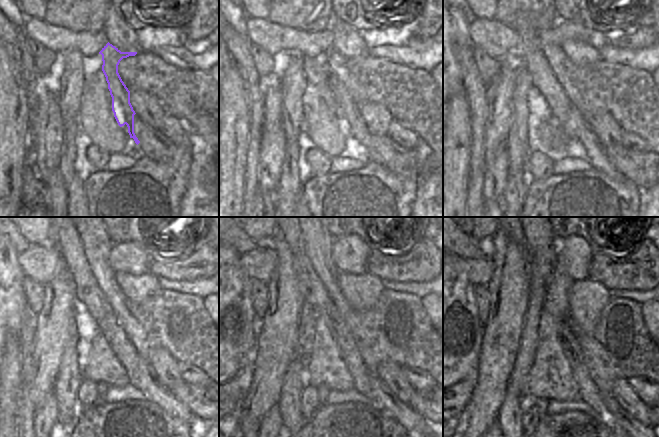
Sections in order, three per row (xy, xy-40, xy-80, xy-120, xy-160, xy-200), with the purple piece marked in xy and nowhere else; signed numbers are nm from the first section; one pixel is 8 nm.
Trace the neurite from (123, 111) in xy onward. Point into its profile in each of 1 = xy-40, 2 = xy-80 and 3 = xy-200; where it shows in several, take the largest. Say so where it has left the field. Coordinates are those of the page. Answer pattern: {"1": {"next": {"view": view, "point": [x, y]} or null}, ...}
{"1": {"next": {"view": "xy-40", "point": [350, 120]}}, "2": {"next": {"view": "xy-80", "point": [597, 158]}}, "3": {"next": {"view": "xy-200", "point": [625, 420]}}}

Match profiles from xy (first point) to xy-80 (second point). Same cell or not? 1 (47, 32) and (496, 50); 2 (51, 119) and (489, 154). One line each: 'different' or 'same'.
1: same
2: different

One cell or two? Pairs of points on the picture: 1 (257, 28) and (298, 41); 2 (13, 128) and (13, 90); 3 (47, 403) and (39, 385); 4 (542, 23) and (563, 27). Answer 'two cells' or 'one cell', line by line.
1: one cell
2: one cell
3: two cells
4: two cells

